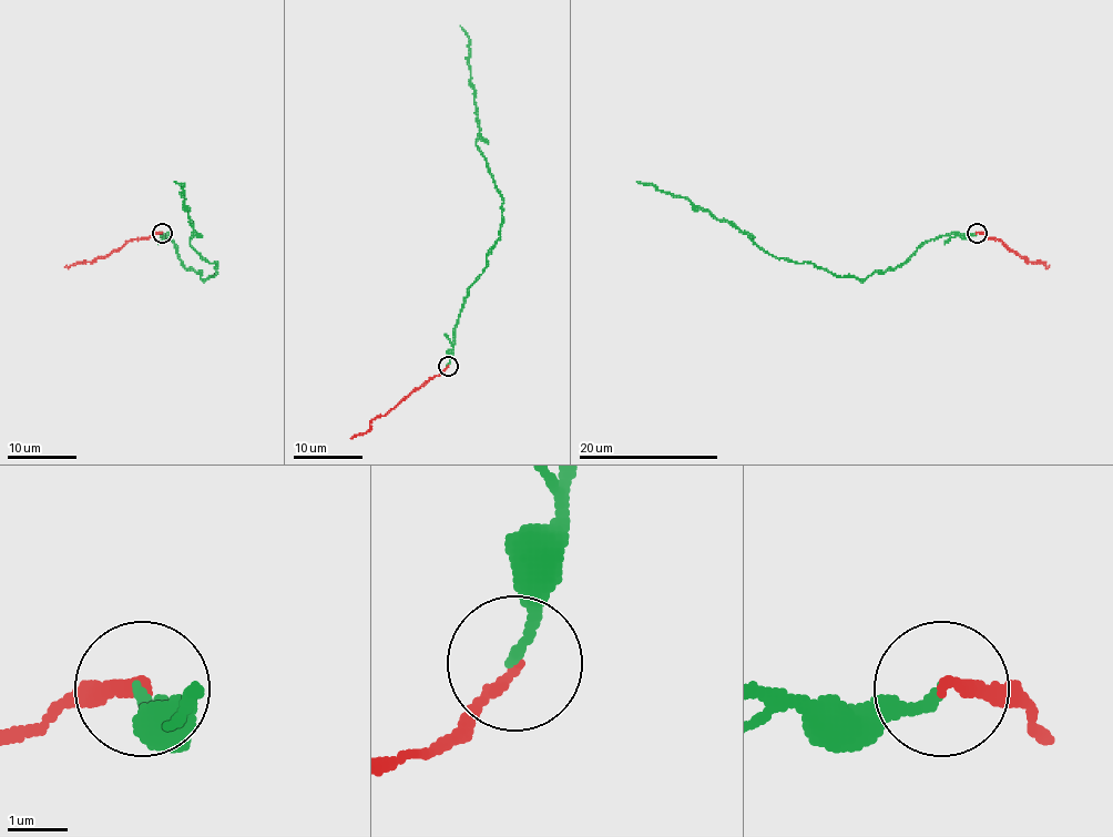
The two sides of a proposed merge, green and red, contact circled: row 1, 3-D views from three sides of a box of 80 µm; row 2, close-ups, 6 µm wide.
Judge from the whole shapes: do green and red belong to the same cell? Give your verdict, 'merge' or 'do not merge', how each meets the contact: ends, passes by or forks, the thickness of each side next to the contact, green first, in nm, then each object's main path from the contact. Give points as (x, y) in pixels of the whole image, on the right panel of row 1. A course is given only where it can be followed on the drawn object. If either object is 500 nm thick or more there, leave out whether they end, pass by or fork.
merge; green ends; red ends; calibres 180 and 170 nm; course green (976, 232), (926, 241), (894, 268), (865, 278), (837, 277), (810, 263), (776, 258), (683, 197), (636, 182); course red (976, 232), (1000, 241), (1028, 262), (1042, 262), (1049, 267)

